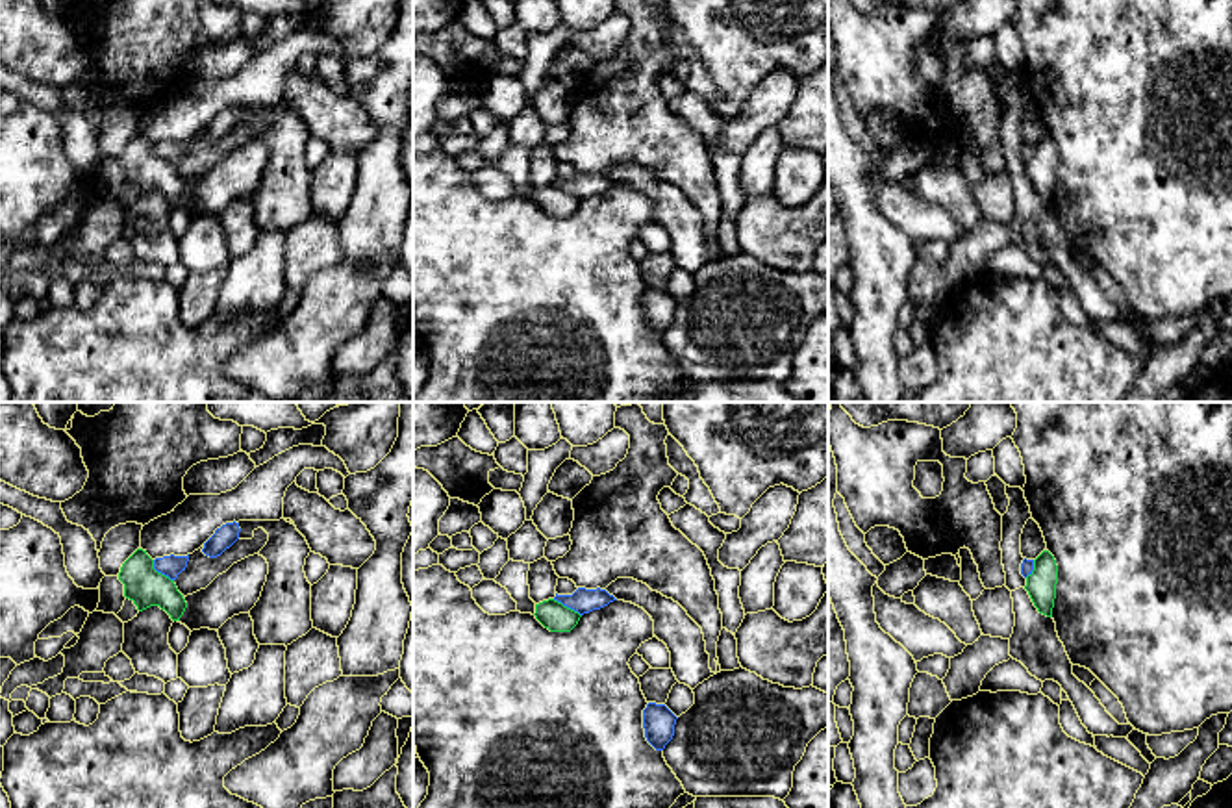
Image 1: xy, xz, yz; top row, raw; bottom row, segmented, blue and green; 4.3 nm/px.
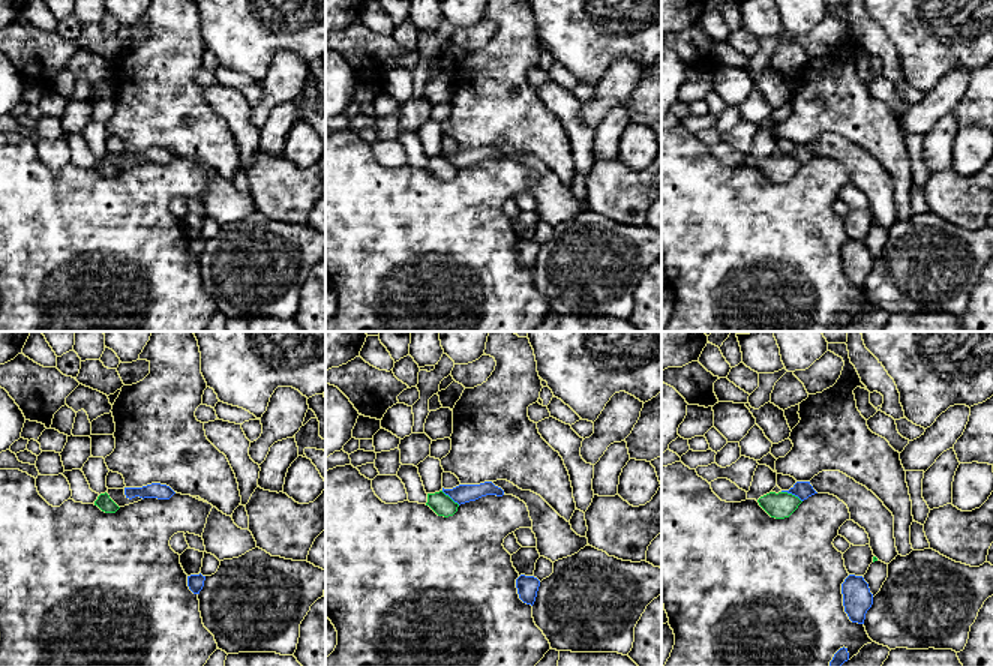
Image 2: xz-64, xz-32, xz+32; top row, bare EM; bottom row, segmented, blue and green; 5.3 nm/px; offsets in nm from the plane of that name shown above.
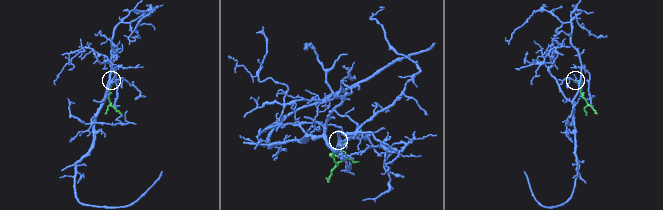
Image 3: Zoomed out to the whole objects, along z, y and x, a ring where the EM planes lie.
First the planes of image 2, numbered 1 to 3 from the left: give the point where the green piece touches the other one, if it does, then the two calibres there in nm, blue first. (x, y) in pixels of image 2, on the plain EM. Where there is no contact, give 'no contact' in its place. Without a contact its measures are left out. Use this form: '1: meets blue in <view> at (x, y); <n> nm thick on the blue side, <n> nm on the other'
1: no contact
2: meets blue in xz-32 at (450, 161); 100 nm thick on the blue side, 110 nm on the other
3: meets blue in xz+32 at (792, 158); 100 nm thick on the blue side, 140 nm on the other

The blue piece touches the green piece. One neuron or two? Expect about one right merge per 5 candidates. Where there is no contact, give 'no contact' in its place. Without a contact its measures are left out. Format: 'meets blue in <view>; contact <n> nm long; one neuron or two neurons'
meets blue in xy; contact 130 nm long; two neurons

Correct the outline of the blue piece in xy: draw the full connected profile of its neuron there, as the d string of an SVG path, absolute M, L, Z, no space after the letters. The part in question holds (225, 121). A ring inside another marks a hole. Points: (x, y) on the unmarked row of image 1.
M226 107L215 115L215 119L204 128L202 137L209 143L220 141L239 124L239 107Z

